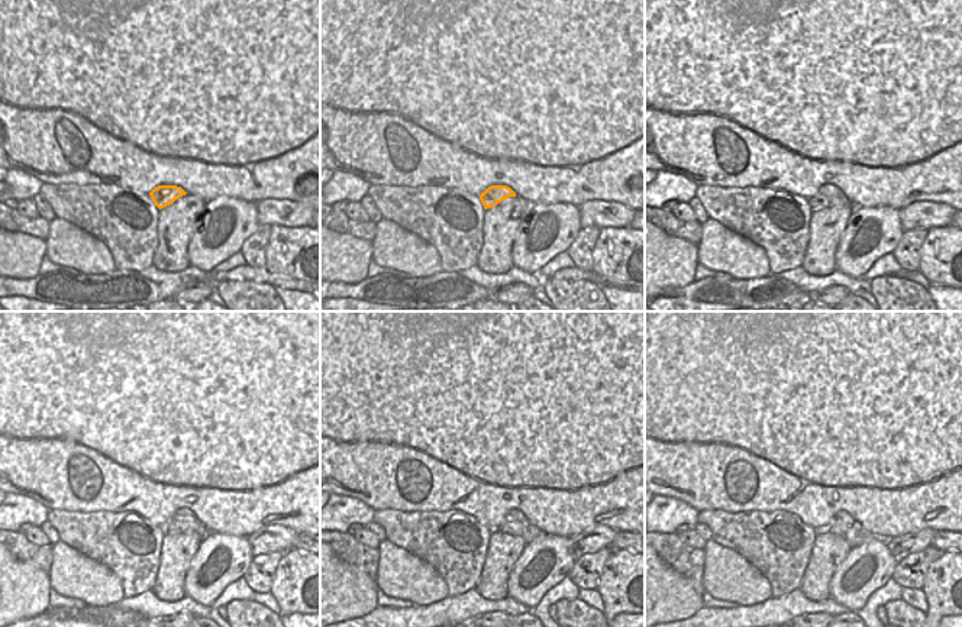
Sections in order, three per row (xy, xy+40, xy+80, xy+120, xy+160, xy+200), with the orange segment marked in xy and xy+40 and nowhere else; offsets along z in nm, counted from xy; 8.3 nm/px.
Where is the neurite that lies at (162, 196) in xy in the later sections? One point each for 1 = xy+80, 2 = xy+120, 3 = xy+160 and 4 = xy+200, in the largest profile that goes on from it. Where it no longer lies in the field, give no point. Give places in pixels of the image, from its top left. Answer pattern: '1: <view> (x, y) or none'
1: xy+80 (827, 196)
2: xy+120 (184, 520)
3: xy+160 (515, 523)
4: xy+200 (843, 524)

